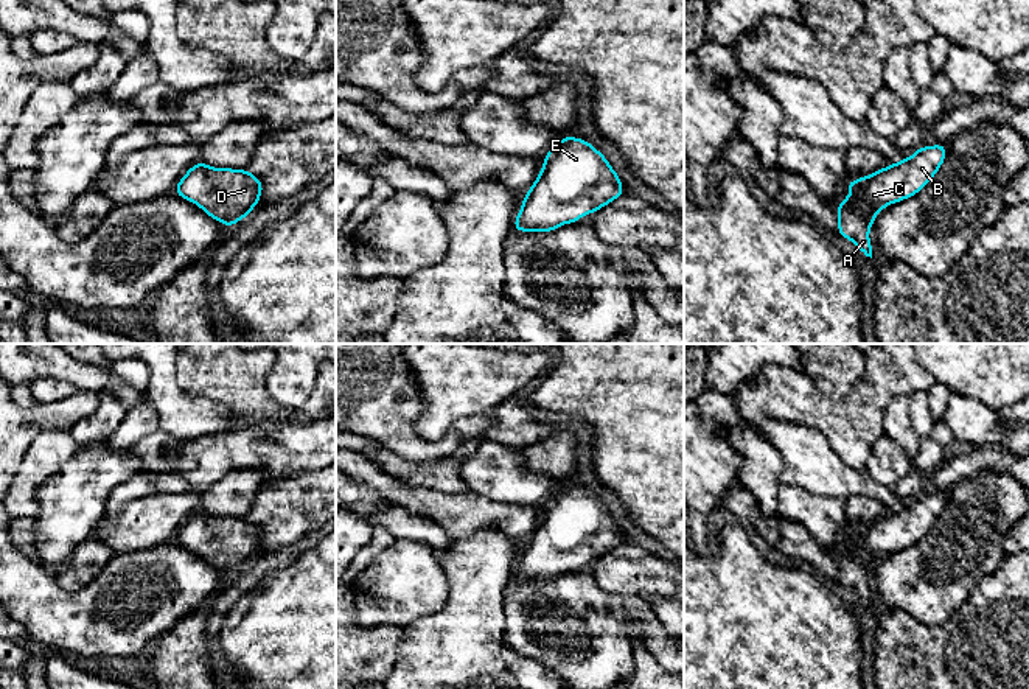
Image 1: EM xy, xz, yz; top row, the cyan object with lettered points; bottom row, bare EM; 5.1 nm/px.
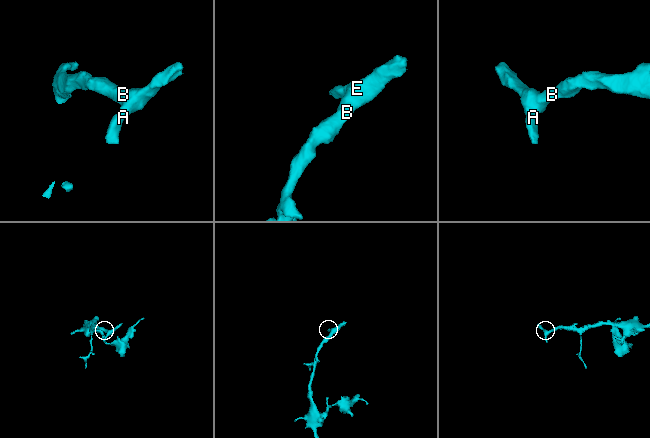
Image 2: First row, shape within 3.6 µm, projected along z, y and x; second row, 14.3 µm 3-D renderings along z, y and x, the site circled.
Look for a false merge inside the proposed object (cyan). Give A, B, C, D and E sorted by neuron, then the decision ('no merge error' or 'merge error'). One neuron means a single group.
groups A B C D E; no merge error

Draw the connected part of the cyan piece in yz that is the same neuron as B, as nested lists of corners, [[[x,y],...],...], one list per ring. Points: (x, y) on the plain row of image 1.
[[[920,495],[908,507],[900,507],[855,530],[846,529],[844,549],[836,555],[838,582],[850,588],[861,602],[872,607],[869,577],[878,560],[889,552],[916,544],[939,519],[947,505],[947,495]]]

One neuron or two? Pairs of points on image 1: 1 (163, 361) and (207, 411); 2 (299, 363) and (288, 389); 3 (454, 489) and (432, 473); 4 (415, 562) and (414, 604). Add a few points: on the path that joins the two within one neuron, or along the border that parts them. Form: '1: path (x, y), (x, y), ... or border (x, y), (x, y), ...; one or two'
1: path (163, 378), (163, 384), (190, 411); one
2: path (294, 369), (289, 383); one
3: path (449, 484), (437, 475); one
4: path (414, 573), (414, 593); one

